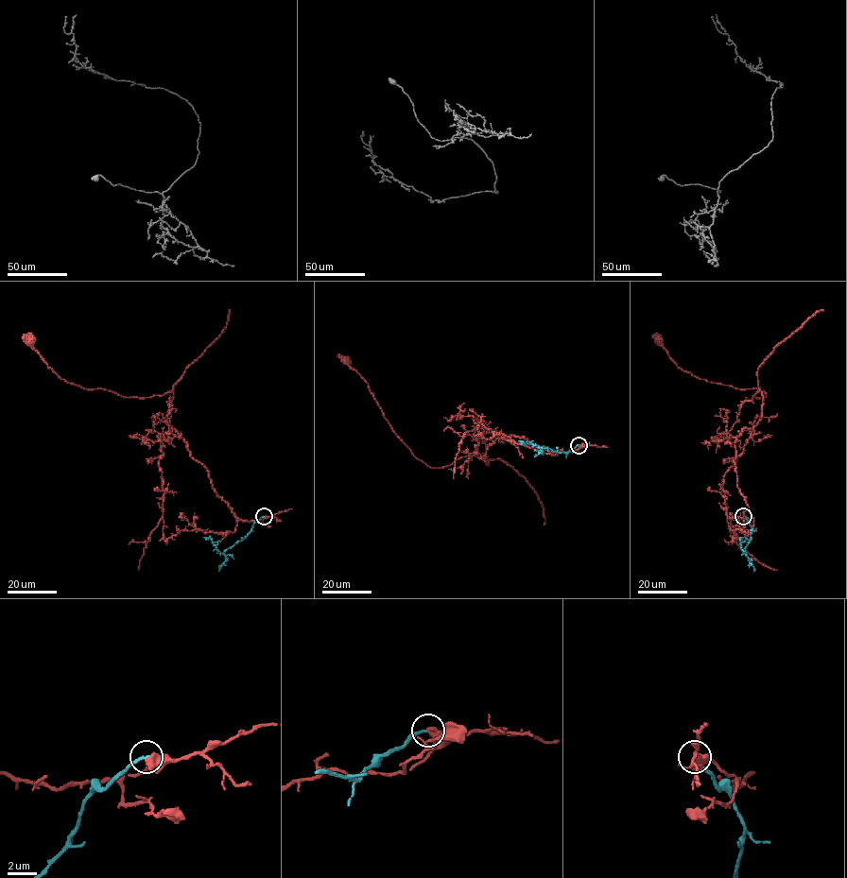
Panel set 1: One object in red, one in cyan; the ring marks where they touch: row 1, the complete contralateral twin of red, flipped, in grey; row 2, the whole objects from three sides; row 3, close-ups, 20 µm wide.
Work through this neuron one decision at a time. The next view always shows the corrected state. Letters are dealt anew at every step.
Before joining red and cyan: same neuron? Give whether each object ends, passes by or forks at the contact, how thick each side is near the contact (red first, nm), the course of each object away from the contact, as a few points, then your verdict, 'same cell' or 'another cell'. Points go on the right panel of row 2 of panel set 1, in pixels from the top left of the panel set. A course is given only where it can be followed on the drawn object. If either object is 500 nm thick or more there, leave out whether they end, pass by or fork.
600 nm thick on the red side, 220 nm on the other; red runs (743, 516), (752, 519), (734, 442), (761, 415), (754, 395), (766, 393), (699, 379), (657, 339); cyan runs (743, 516), (751, 529), (745, 553), (739, 537); another cell

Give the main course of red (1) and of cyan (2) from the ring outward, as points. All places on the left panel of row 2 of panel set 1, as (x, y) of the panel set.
1: (264, 516), (238, 519), (216, 492), (171, 428), (171, 391), (146, 398), (82, 387), (61, 379), (30, 339)
2: (264, 516), (253, 524), (243, 539), (222, 553), (210, 539), (203, 537)

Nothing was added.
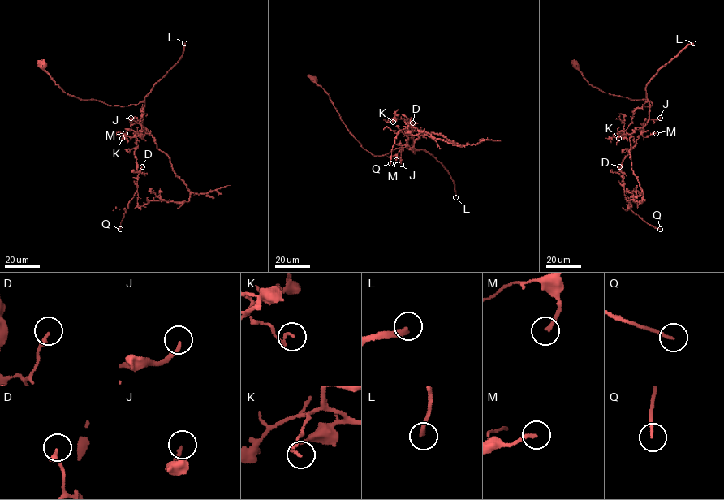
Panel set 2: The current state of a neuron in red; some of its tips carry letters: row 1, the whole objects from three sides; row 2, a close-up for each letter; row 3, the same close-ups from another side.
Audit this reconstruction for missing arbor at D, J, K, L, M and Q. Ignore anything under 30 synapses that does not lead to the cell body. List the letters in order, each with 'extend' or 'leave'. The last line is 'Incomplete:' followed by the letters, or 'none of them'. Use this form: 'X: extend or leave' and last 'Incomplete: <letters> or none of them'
D: leave
J: leave
K: leave
L: extend
M: extend
Q: leave
Incomplete: L, M

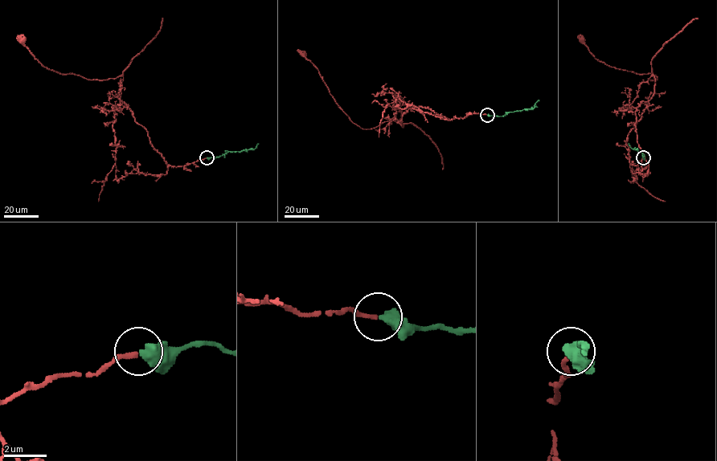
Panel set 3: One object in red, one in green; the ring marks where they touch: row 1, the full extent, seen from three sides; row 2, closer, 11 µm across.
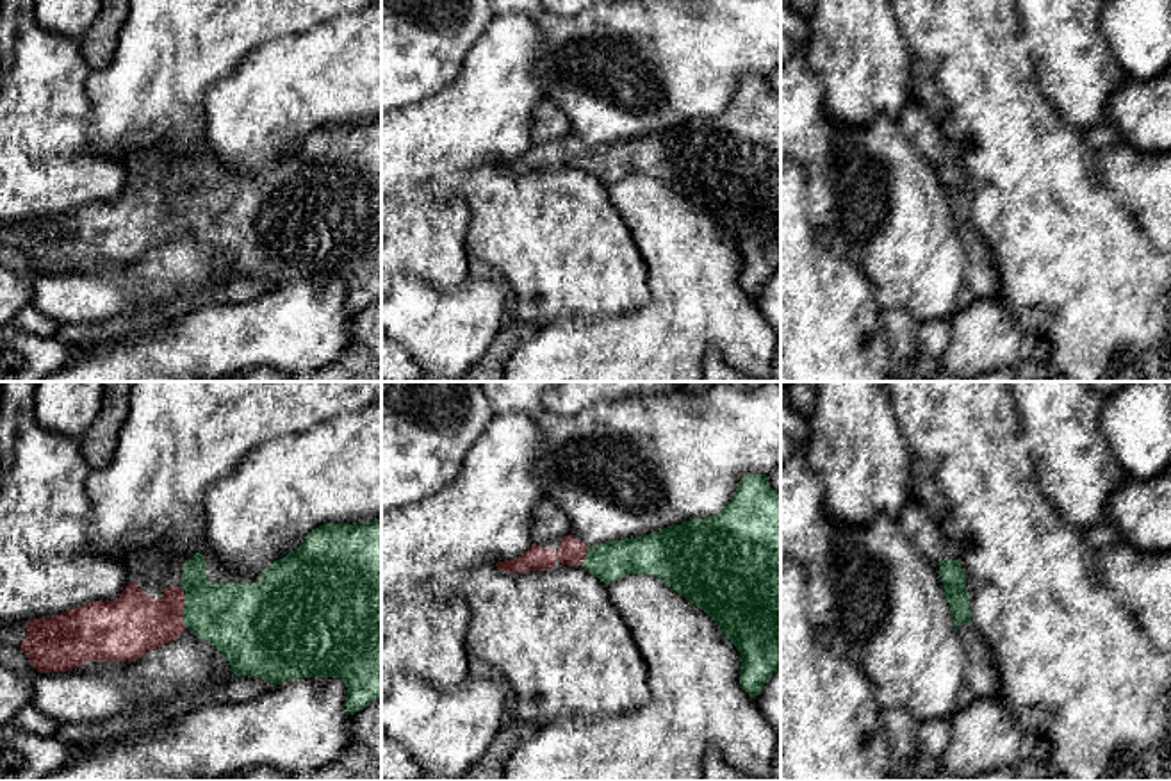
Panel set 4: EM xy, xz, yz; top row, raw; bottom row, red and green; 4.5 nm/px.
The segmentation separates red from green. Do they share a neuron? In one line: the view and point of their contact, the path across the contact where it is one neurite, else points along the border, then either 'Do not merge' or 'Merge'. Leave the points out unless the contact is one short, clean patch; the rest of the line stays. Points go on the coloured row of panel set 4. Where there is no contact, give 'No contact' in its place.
Touches red at xy (182, 608). Path across: xy (132, 624), (159, 623), (182, 608), (236, 617). Merge

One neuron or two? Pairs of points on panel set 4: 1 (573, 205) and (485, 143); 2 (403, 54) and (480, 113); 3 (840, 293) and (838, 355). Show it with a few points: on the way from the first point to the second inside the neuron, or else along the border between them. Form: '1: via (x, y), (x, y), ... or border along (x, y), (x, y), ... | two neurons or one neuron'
1: border along (494, 164), (453, 172) | two neurons
2: border along (469, 49), (460, 70), (442, 88), (409, 104) | two neurons
3: via (838, 309), (838, 339) | one neuron

